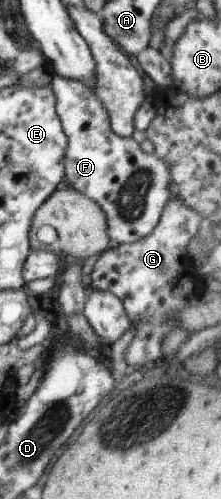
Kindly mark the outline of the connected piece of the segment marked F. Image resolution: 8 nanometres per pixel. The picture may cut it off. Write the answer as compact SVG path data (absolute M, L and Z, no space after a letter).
M54 72L50 87L55 94L55 108L68 140L64 156L65 179L68 184L99 204L107 220L107 236L114 244L130 245L149 236L158 225L164 206L174 194L169 166L157 158L155 153L143 152L132 136L120 137L112 131L107 110L87 84L61 78Z

